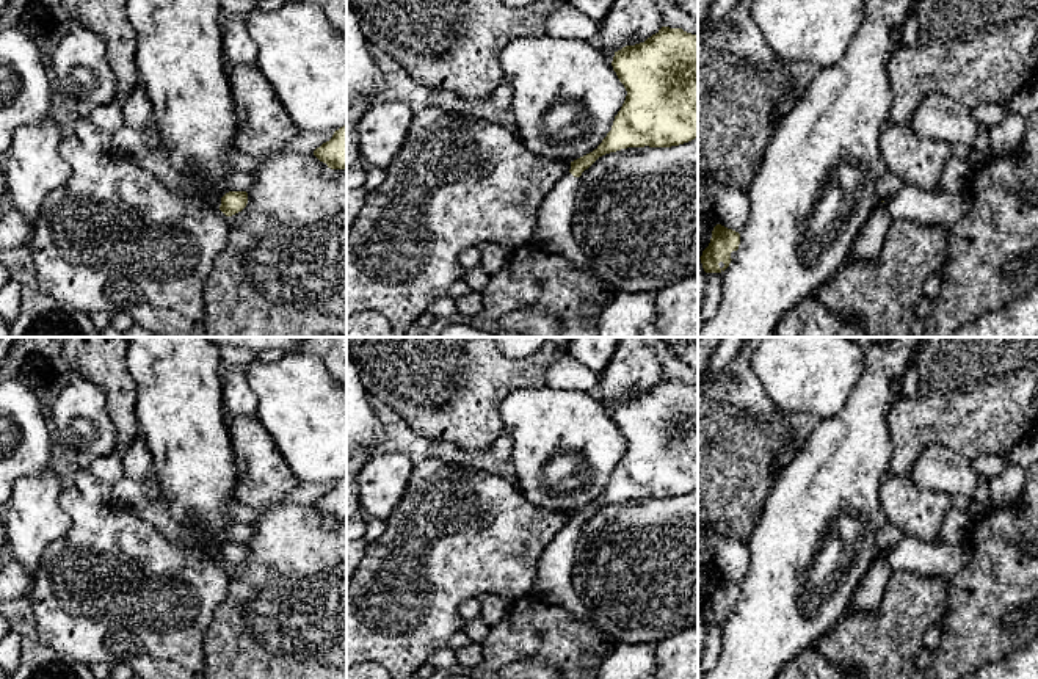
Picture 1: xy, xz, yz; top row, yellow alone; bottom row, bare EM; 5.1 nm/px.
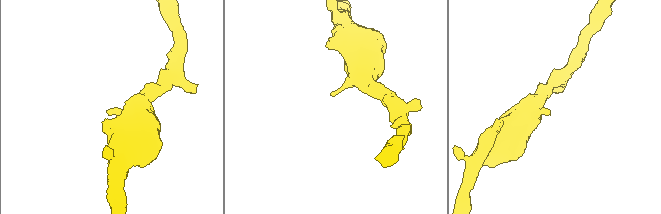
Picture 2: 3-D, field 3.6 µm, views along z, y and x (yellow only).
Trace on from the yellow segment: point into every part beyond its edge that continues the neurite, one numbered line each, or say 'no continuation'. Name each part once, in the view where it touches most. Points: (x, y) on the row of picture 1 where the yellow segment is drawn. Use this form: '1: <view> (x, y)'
1: xz (554, 234)

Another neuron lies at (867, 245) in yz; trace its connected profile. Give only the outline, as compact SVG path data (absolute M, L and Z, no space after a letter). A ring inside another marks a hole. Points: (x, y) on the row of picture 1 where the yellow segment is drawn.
M878 201L855 238L847 260L875 260L883 251L884 238L892 221L894 218L887 212L886 204Z

